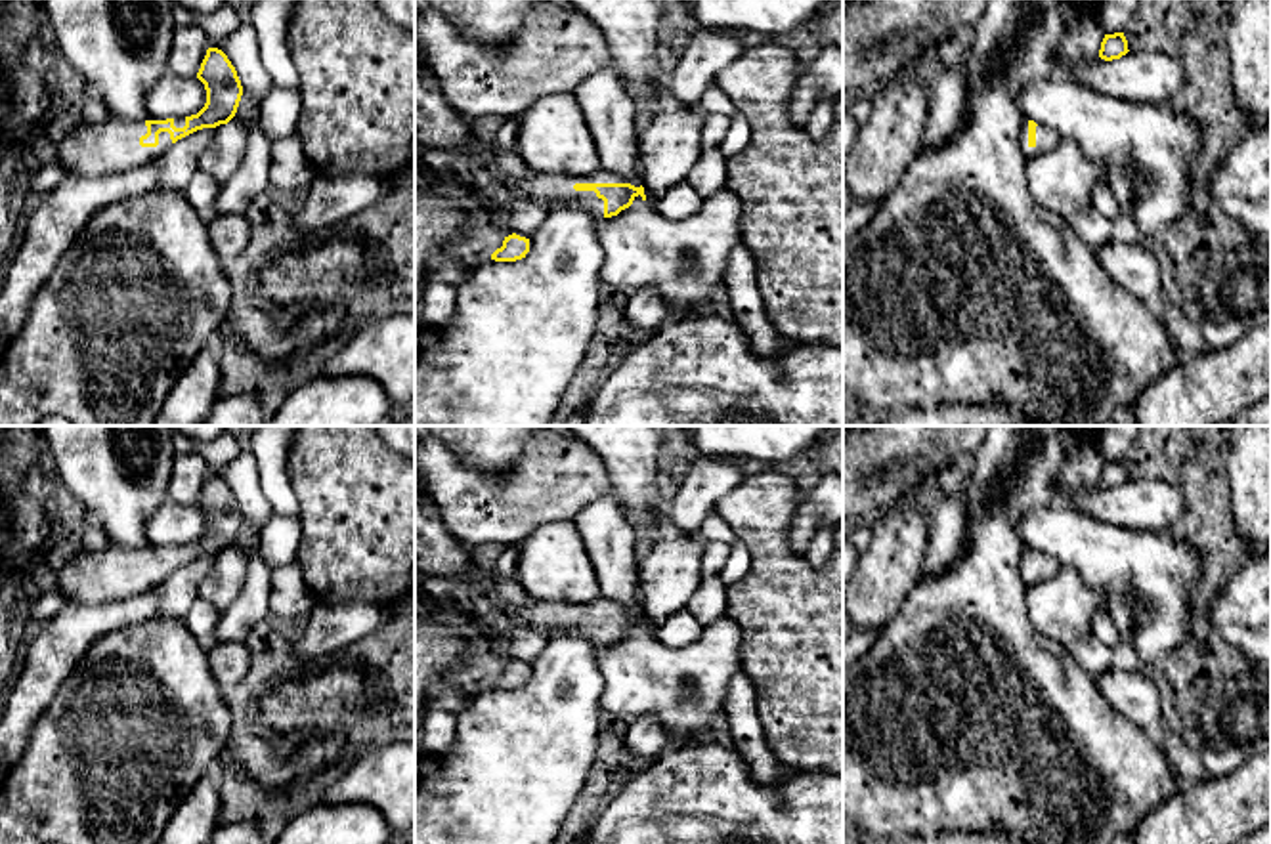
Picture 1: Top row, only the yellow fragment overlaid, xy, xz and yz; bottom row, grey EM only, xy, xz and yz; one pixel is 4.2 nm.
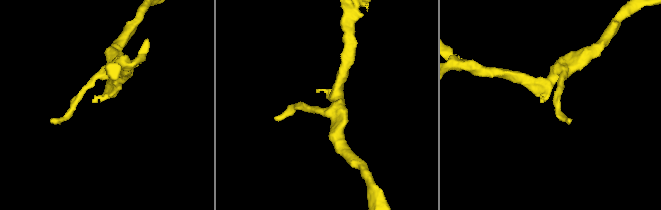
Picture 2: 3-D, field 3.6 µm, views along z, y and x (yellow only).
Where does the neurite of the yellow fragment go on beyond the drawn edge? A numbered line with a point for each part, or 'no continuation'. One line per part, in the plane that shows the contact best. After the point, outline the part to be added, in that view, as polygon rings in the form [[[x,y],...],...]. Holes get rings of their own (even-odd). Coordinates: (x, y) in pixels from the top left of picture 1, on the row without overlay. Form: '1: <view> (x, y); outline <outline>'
1: xz (545, 617); outline [[[489,590],[489,598],[518,624],[535,628],[537,632],[550,634],[585,634],[598,647],[604,645],[604,628],[596,624],[594,619],[575,619],[575,611],[625,611],[621,603],[608,601],[604,598],[592,603],[550,603],[529,600],[522,607],[508,605],[495,590]]]

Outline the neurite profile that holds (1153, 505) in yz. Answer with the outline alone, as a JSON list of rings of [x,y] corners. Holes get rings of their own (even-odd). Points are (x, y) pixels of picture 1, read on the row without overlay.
[[[1059,479],[1053,489],[1053,502],[1066,504],[1112,525],[1156,533],[1164,533],[1185,512],[1185,498],[1177,483],[1162,479],[1128,479],[1112,489],[1097,483],[1086,493],[1068,493]]]

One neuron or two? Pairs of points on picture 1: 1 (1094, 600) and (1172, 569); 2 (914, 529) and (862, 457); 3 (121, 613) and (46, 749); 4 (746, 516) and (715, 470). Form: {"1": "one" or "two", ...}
{"1": "two", "2": "two", "3": "two", "4": "two"}

